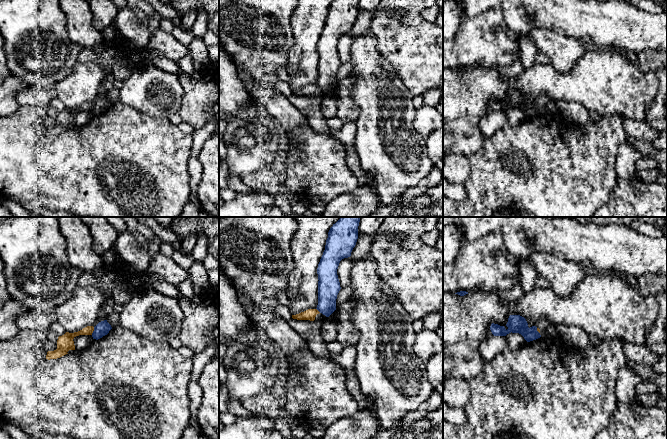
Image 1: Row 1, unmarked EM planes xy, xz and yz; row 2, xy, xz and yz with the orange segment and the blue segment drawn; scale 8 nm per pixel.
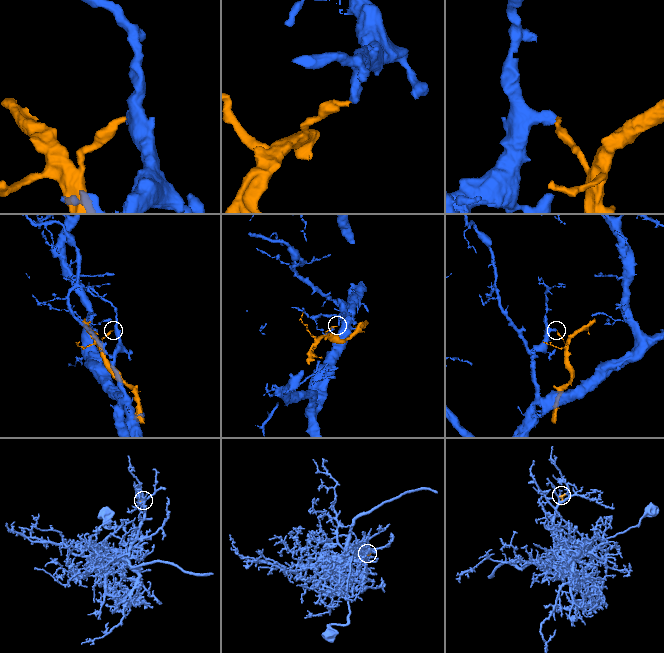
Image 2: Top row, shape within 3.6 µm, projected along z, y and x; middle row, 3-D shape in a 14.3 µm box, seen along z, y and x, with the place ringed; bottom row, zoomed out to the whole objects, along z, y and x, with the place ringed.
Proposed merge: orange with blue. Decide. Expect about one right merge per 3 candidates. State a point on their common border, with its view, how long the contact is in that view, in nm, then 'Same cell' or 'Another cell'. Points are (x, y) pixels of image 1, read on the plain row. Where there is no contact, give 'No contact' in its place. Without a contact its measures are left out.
Touches orange at xy (93, 106). Shared border 70 nm. Another cell

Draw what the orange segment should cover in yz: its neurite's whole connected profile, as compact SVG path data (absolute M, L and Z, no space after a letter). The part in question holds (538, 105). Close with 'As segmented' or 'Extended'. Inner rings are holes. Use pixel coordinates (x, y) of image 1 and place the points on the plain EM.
M541 94L537 99L537 107L540 109L541 112L545 112L546 105L550 102L551 100L546 94Z. Extended

